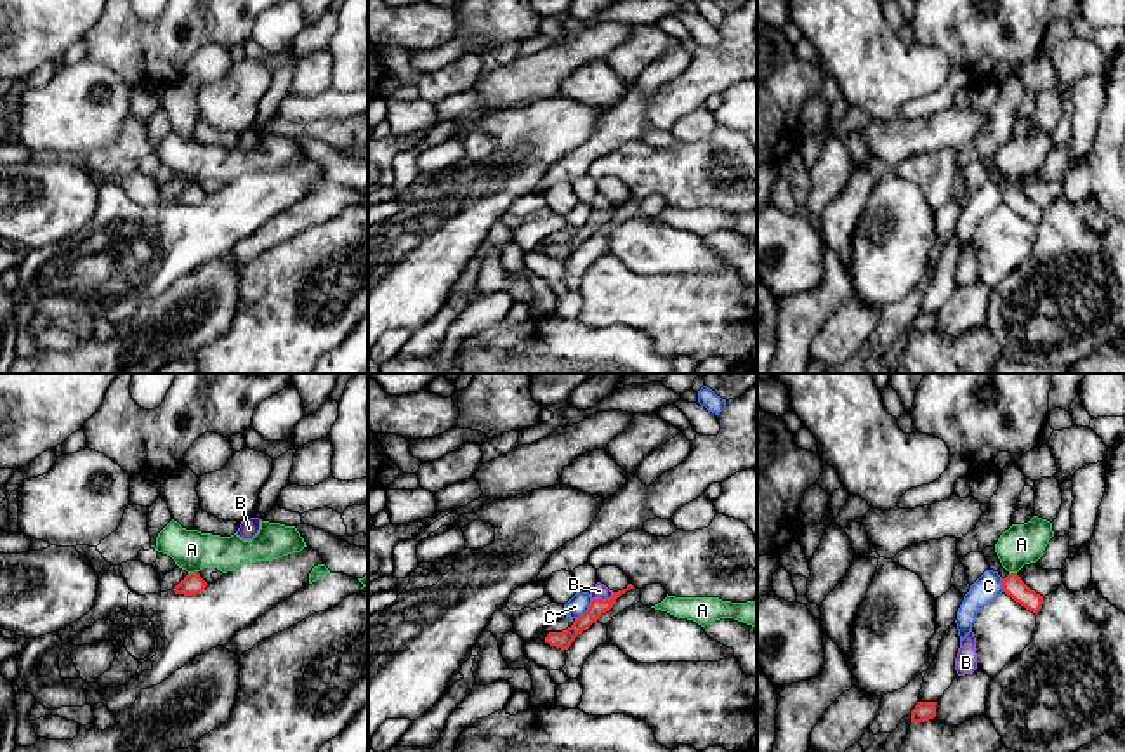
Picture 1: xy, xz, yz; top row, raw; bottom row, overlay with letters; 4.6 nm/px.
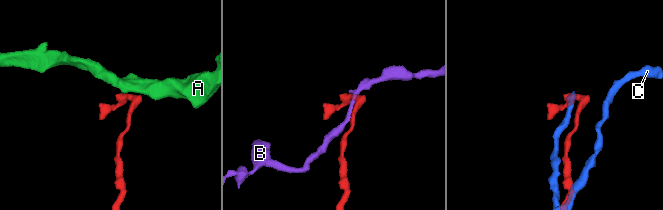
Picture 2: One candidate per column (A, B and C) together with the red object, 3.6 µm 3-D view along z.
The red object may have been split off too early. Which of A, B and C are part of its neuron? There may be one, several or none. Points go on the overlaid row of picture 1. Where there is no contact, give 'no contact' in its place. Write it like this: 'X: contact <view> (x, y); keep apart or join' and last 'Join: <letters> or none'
A: contact xy (191, 573); keep apart
B: contact xz (601, 600); keep apart
C: contact xz (587, 610); keep apart
Join: none

